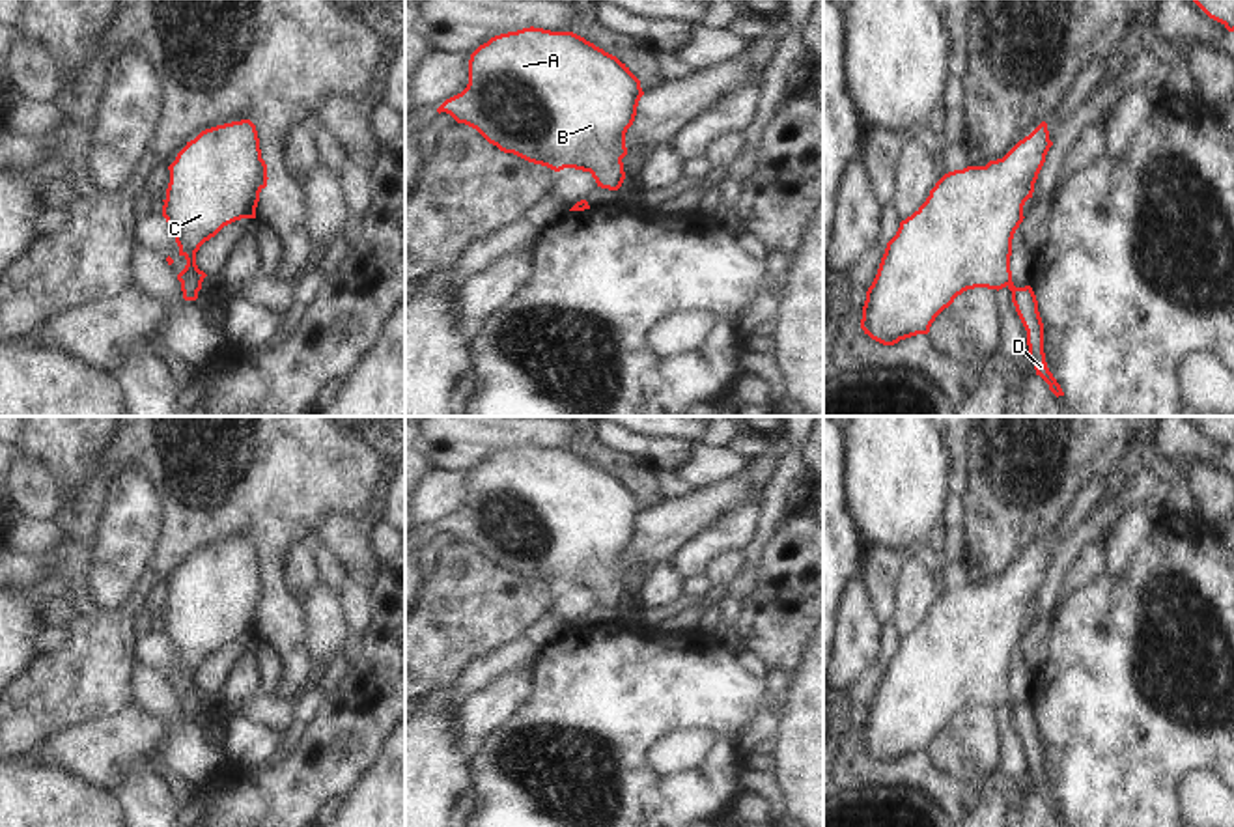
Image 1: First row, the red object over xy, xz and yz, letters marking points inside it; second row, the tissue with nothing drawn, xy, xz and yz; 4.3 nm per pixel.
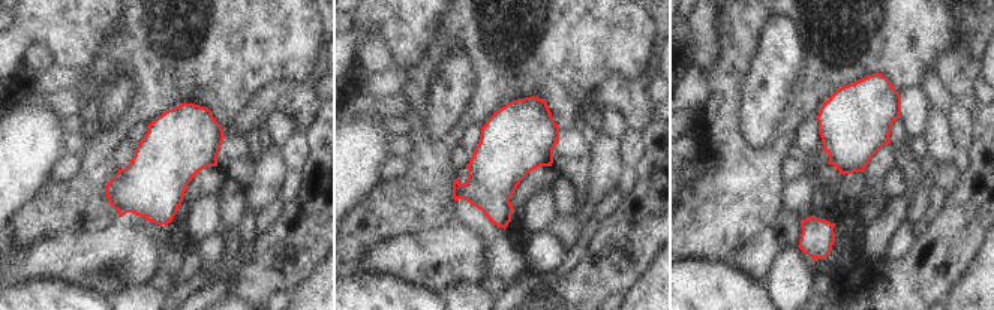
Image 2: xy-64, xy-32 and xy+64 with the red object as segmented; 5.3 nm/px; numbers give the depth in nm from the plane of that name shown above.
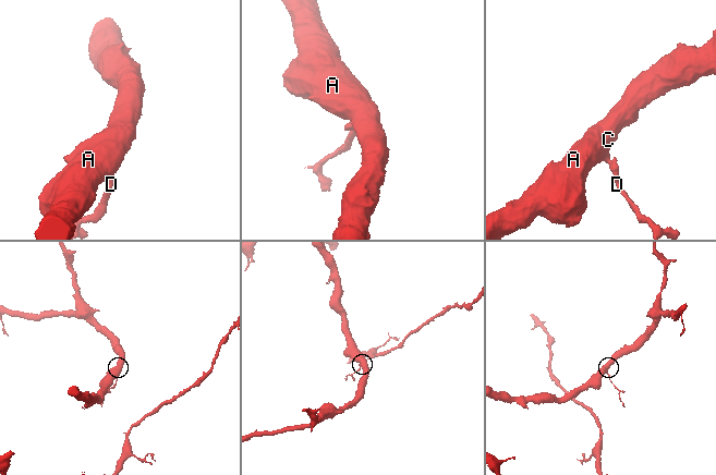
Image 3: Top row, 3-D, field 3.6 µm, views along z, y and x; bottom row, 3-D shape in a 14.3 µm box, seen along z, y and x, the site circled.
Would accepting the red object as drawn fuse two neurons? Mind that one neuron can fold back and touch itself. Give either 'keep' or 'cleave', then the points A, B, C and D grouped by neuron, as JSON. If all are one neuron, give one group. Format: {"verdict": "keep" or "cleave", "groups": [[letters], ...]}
{"verdict": "keep", "groups": [["A", "B", "C", "D"]]}

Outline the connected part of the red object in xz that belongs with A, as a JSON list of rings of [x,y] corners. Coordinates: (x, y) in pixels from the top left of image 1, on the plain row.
[[[530,444],[480,463],[469,478],[467,506],[437,530],[476,547],[504,571],[554,590],[590,590],[597,605],[618,609],[625,597],[625,551],[642,513],[640,498],[616,474],[573,450]]]

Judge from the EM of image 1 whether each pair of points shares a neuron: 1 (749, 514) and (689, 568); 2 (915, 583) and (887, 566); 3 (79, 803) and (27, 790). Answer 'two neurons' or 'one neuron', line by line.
1: one neuron
2: two neurons
3: one neuron

